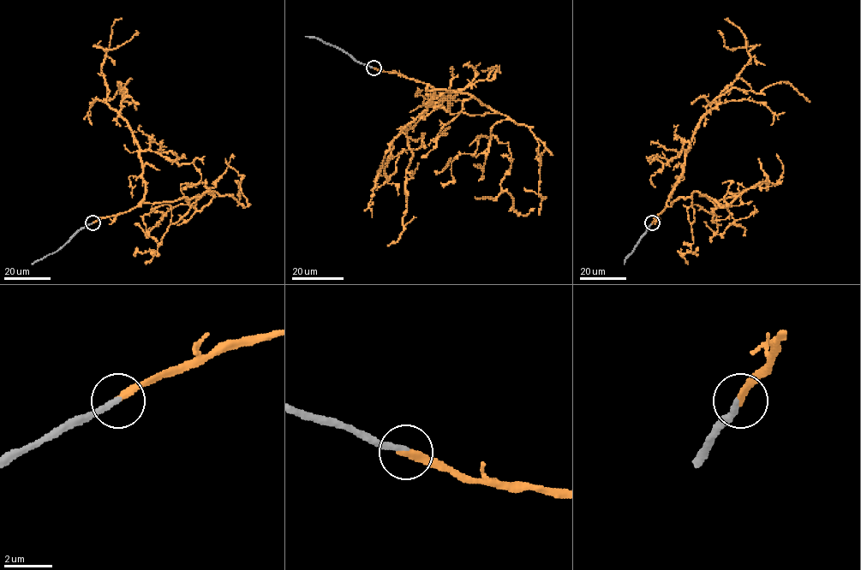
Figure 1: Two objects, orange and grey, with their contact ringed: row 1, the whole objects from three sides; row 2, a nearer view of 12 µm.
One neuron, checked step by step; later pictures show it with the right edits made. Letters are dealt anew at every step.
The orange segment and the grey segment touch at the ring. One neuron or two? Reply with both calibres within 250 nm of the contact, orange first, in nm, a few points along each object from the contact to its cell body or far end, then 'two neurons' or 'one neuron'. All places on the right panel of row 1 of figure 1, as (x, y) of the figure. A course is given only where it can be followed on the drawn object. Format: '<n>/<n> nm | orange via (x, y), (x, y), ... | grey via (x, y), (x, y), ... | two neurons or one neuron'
300/240 nm | orange via (652, 223), (682, 172), (697, 124), (757, 45), (731, 50), (718, 30) | grey via (652, 223), (624, 264) | one neuron

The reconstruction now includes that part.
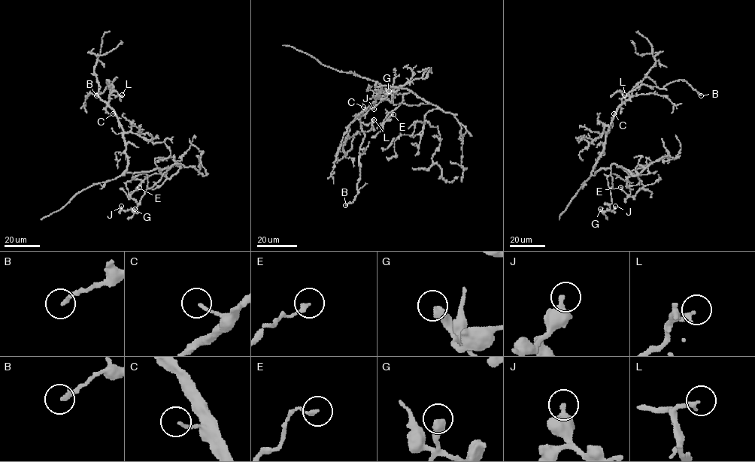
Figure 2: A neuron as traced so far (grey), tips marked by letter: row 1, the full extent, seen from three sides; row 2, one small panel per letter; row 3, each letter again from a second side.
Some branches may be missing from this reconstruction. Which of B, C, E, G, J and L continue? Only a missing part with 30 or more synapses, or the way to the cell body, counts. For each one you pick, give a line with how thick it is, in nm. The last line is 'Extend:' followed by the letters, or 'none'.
Extend: none

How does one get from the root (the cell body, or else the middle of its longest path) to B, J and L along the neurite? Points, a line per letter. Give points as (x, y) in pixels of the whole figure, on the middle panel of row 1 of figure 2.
B: (380, 85), (381, 89), (376, 99), (358, 115), (364, 133), (359, 150), (358, 193), (352, 202), (345, 205)
J: (380, 85), (377, 82), (375, 86), (407, 88), (427, 103), (395, 104), (389, 99), (384, 99), (374, 109)
L: (380, 85), (381, 89), (376, 99), (358, 115), (360, 121), (365, 125), (374, 119)

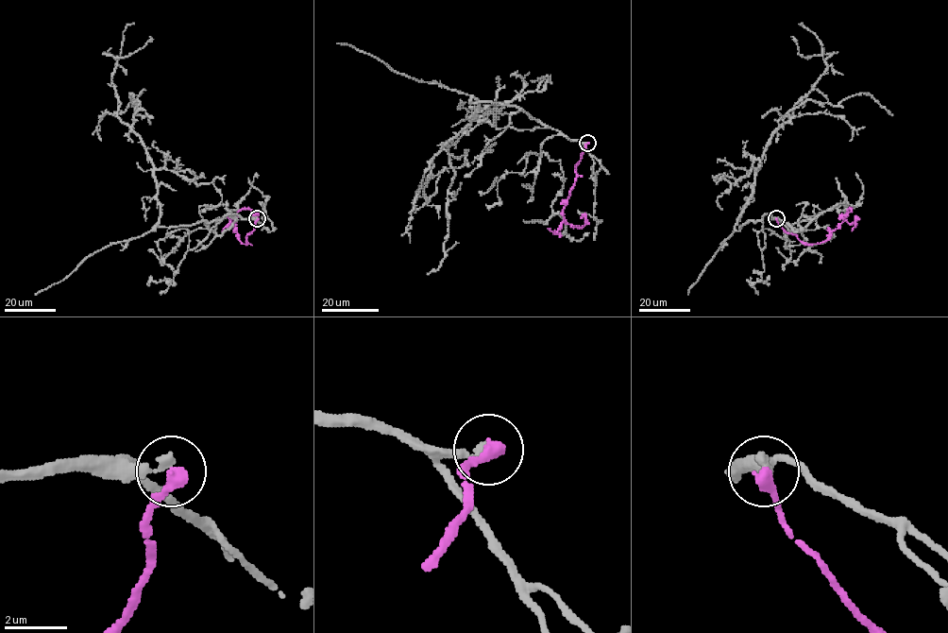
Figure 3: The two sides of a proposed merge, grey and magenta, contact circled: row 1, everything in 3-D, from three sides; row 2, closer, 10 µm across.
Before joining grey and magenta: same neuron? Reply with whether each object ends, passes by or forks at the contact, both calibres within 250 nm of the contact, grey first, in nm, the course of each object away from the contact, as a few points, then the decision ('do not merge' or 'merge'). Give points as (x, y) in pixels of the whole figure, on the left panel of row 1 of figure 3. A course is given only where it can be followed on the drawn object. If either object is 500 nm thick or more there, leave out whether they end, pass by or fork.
grey ends | magenta ends | 280/440 nm | grey via (257, 218), (153, 229), (160, 205), (152, 162), (117, 114), (116, 60), (103, 53), (127, 57), (149, 36) | magenta via (257, 218), (243, 244), (235, 229), (236, 213), (250, 209), (256, 214), (251, 215) | do not merge

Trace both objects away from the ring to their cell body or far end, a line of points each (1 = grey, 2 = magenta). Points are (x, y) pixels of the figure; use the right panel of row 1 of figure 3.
1: (776, 218), (765, 214), (735, 229), (769, 140), (835, 53), (805, 58), (791, 36)
2: (776, 218), (787, 232), (794, 233), (804, 243), (817, 244), (828, 238), (851, 209), (842, 215)

